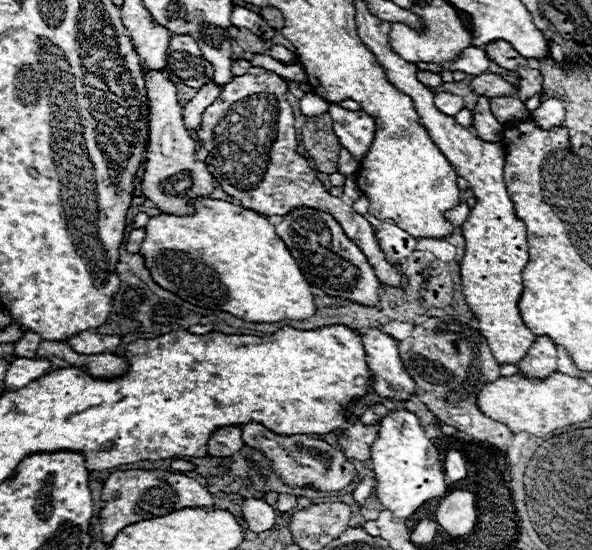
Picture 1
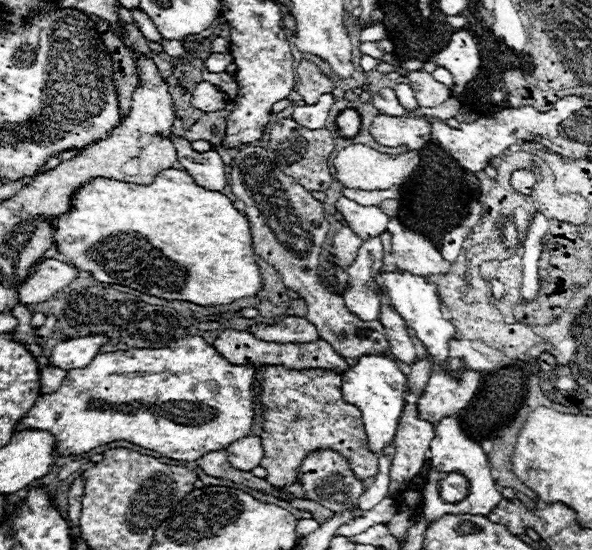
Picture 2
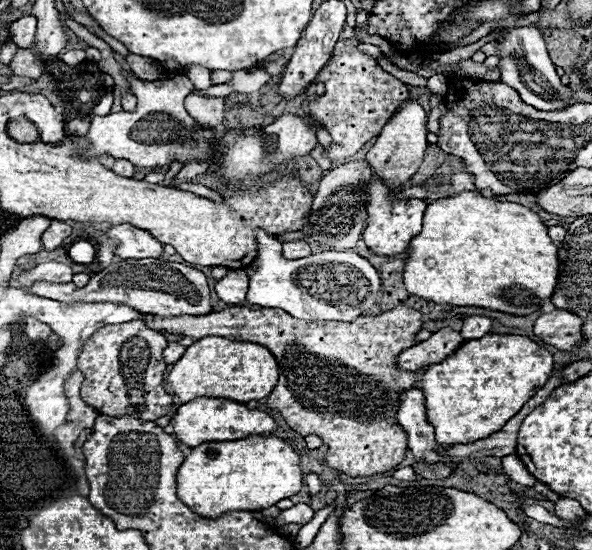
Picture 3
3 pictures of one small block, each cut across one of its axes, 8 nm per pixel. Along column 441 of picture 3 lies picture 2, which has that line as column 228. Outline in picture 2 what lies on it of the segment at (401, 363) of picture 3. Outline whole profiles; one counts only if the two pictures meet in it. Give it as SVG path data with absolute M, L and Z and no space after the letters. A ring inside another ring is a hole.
M224 330L212 344L220 356L230 360L232 364L254 364L254 366L288 366L288 368L324 368L324 370L334 370L338 374L348 370L346 360L324 340L316 342L306 342L306 344L280 344L280 342L264 342L256 340L250 332L238 332L238 330Z

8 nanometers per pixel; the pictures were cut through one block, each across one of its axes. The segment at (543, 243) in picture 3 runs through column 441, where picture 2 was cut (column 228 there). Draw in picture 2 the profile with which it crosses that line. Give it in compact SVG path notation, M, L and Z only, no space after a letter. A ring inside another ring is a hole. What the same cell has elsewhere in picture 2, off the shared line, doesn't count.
M168 168L148 186L90 178L74 192L70 204L70 212L50 220L54 226L52 240L70 266L90 272L98 282L120 284L156 298L184 300L198 306L230 304L238 298L256 296L262 288L248 218L224 194L198 186L184 170Z

